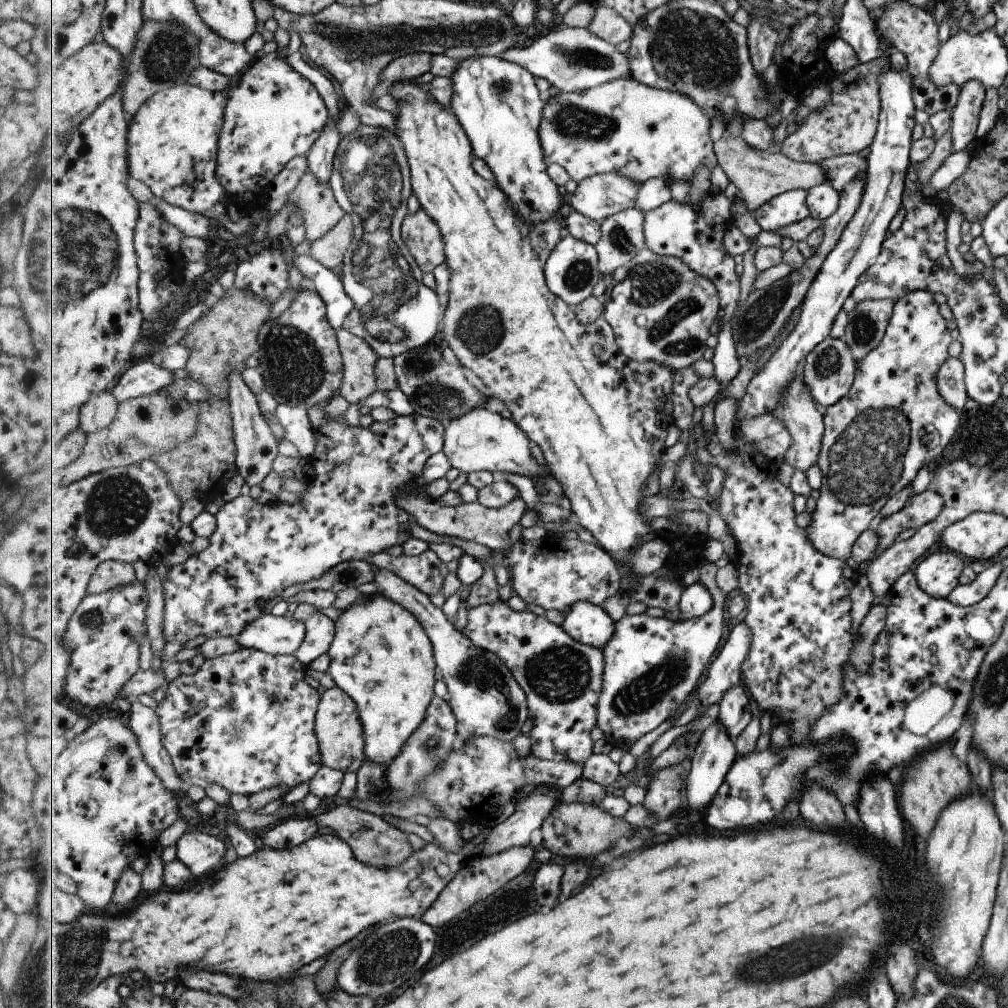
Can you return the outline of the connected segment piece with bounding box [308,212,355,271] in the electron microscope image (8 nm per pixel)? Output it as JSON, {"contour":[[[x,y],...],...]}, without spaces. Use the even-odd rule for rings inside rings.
{"contour":[[[347,212],[347,216],[345,216],[343,220],[340,220],[339,224],[337,224],[331,232],[328,232],[323,238],[311,243],[308,255],[327,268],[334,271],[338,270],[341,264],[343,264],[343,258],[345,258],[345,254],[347,254],[347,248],[351,246],[351,236],[353,236],[353,232],[355,232],[355,224],[353,224],[352,215]]]}

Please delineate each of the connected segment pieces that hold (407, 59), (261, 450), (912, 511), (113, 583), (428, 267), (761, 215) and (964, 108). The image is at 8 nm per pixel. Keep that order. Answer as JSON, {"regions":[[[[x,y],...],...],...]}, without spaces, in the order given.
{"regions":[[[[417,52],[412,55],[401,56],[397,60],[393,60],[385,72],[381,72],[381,80],[387,80],[392,84],[399,80],[411,80],[431,72],[431,60],[433,54],[427,52]]],[[[234,369],[230,372],[228,382],[230,383],[228,400],[232,410],[237,450],[236,466],[246,481],[247,487],[260,486],[269,477],[269,474],[275,470],[274,463],[281,454],[280,441],[273,433],[272,426],[268,424],[266,416],[261,413],[261,408],[257,404],[257,396],[245,383],[243,374]]],[[[925,489],[919,494],[911,495],[907,500],[907,504],[889,514],[887,518],[881,518],[877,527],[873,529],[873,532],[877,534],[879,542],[877,542],[877,550],[875,550],[875,556],[861,562],[857,567],[857,574],[864,575],[867,572],[867,566],[885,550],[894,543],[893,540],[897,537],[897,534],[901,534],[903,530],[913,528],[914,530],[931,522],[933,518],[937,518],[937,514],[941,512],[943,508],[943,500],[937,492],[933,492],[931,489]]],[[[110,559],[95,570],[88,587],[88,593],[100,594],[136,582],[137,576],[135,576],[133,564]]],[[[422,207],[405,217],[402,236],[424,273],[431,273],[439,264],[446,262],[441,228]]],[[[793,189],[784,192],[757,208],[755,218],[765,231],[775,231],[801,222],[809,216],[808,191]]],[[[975,80],[960,86],[955,106],[951,110],[951,153],[962,151],[974,134],[979,120],[979,112],[984,101],[984,88]]]]}

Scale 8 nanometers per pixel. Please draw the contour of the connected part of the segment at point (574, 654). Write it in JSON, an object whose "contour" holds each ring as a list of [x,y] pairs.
{"contour":[[[497,600],[489,604],[481,604],[477,608],[468,610],[467,624],[462,633],[469,637],[477,648],[483,648],[497,654],[501,660],[508,664],[516,676],[517,682],[523,686],[524,693],[527,692],[527,704],[533,728],[532,753],[541,760],[581,762],[584,764],[593,756],[593,738],[591,732],[597,727],[597,706],[600,704],[601,692],[604,688],[604,672],[606,660],[604,649],[593,645],[582,643],[569,636],[561,625],[553,624],[544,614],[533,614],[533,612],[512,610],[507,602]]]}

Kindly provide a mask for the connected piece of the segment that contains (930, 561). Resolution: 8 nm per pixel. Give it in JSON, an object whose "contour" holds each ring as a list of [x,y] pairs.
{"contour":[[[952,551],[933,552],[923,558],[913,576],[917,586],[933,598],[946,599],[947,595],[959,584],[958,576],[964,567],[964,559]]]}

